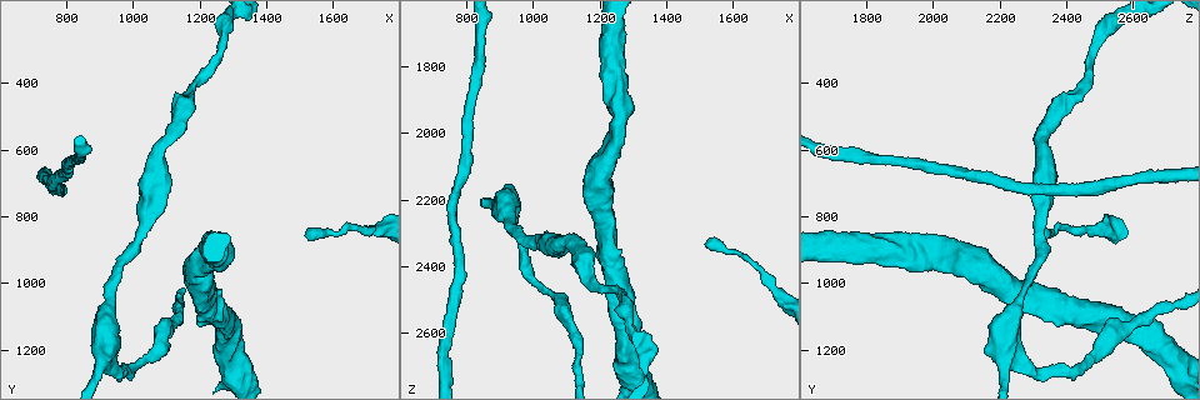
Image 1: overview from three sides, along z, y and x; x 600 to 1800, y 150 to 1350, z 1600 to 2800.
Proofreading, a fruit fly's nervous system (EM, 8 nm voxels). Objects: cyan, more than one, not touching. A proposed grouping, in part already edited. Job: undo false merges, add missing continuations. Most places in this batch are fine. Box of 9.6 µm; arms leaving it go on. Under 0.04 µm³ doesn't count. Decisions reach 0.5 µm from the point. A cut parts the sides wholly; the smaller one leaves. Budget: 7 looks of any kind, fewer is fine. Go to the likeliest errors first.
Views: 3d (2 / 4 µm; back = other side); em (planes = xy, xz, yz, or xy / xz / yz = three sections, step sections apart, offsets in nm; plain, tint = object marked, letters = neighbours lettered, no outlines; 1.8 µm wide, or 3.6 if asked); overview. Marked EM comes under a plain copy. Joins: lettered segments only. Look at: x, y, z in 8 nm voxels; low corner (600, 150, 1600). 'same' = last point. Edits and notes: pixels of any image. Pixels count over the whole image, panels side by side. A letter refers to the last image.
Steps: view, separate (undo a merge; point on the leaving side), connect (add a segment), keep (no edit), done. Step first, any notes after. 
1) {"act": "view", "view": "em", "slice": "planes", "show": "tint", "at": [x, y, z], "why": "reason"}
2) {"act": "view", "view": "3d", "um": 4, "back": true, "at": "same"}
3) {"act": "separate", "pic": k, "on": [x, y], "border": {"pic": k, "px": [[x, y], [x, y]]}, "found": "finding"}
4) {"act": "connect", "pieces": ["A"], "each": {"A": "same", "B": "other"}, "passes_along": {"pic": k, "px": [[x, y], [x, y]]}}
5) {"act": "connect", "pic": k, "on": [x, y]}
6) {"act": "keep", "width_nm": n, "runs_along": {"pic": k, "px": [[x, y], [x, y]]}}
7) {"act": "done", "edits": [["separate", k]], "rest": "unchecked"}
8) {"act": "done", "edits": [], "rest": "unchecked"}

{"act": "view", "view": "3d", "um": 2, "back": true, "at": [1510, 850, 2330]}

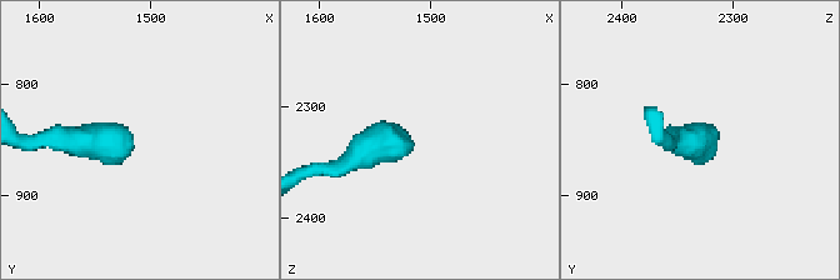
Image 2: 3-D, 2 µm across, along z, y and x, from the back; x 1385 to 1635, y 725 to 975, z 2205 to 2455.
{"act": "view", "view": "em", "slice": "yz", "step": 16, "show": "letters", "at": [1514, 856, 2334]}

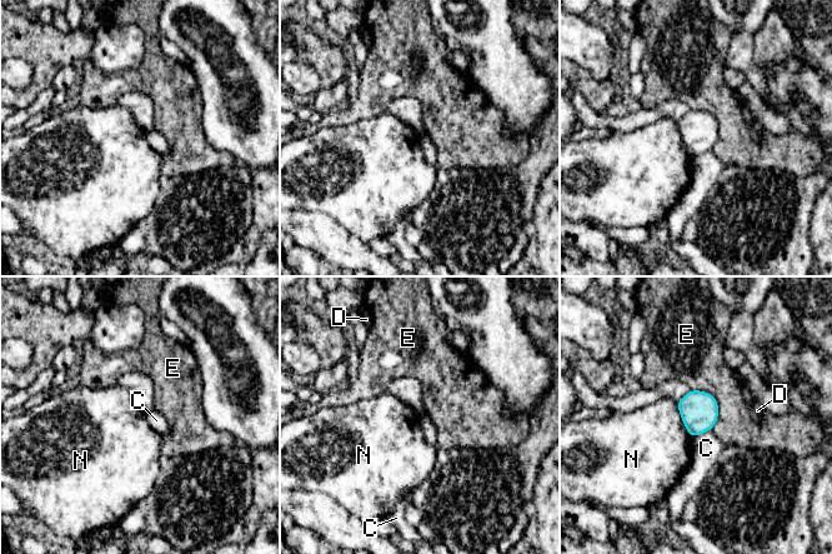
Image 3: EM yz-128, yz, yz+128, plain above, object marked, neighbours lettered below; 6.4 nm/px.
{"act": "view", "view": "em", "slice": "planes", "show": "letters", "at": "same", "why": "cut it another way"}

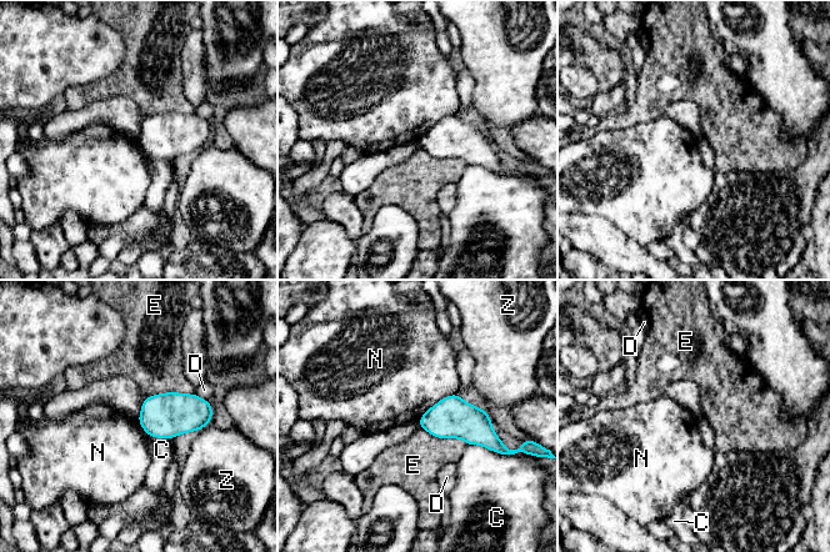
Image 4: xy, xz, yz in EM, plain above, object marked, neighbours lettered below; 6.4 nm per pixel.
{"act": "keep", "each": {"C": "other", "D": "other", "E": "other", "N": "other", "Z": "other"}, "border": {"pic": 4, "px": [[455, 392], [436, 401], [418, 420]]}, "found": "none of them fits"}

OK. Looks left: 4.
{"act": "view", "view": "em", "slice": "xy", "step": 8, "show": "tint", "at": [1720, 840, 2460], "why": "sudden change in width"}

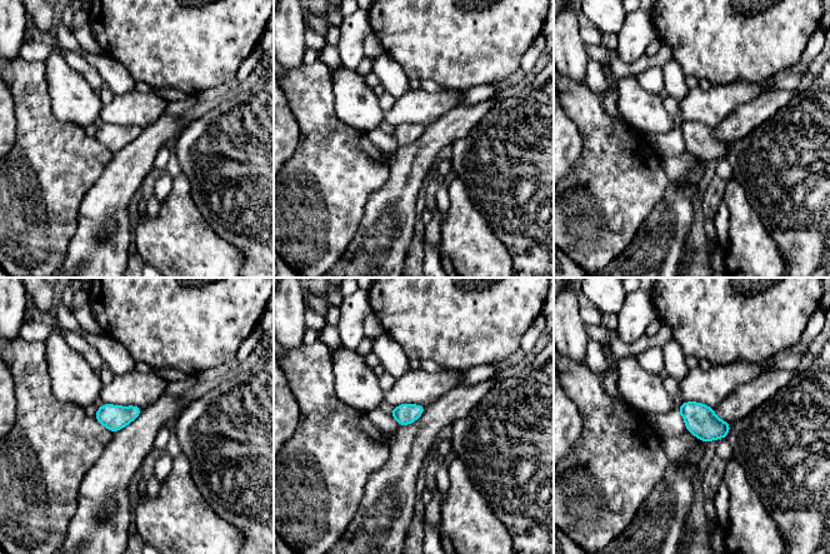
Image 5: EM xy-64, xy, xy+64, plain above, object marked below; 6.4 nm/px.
{"act": "view", "view": "em", "slice": "yz", "step": 16, "show": "letters", "at": "same", "why": "cut it another way"}

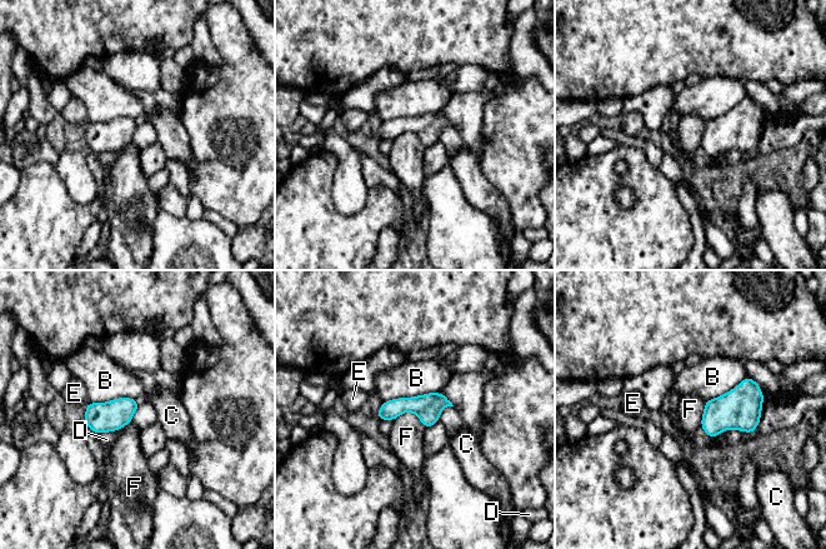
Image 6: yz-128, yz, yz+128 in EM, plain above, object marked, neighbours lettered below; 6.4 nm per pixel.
{"act": "keep", "longest_contact_nm": ["B", 380], "each": {"B": "other", "C": "other", "D": "other", "E": "other", "F": "other"}, "found": "continuous, no second cell"}

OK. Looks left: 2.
{"act": "view", "view": "3d", "um": 4, "at": [1040, 770, 2340], "why": "sudden change in width"}

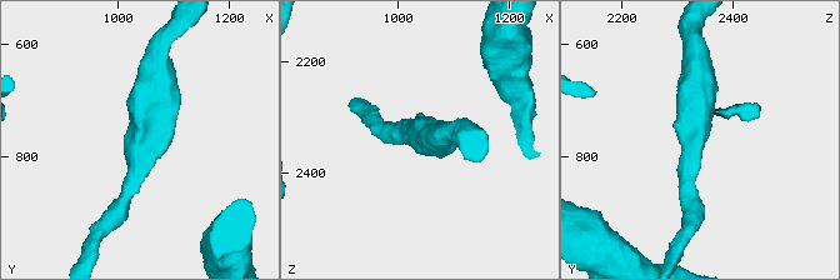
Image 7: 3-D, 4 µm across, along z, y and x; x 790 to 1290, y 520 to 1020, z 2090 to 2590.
{"act": "view", "view": "em", "slice": "planes", "show": "letters", "at": [1035, 780, 2330], "arm_widths_nm": [220, 500]}

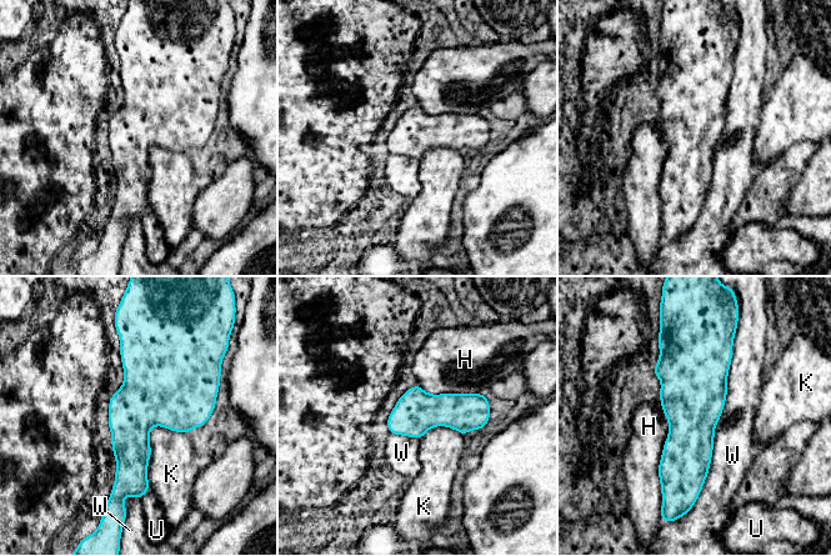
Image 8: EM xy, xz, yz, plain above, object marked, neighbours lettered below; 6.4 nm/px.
{"act": "keep", "width_nm": 280, "each": {"H": "other", "K": "other", "U": "other", "W": "other"}, "found": "continuous, no second cell"}

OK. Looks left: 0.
{"act": "done", "edits": [], "rest": "unchecked"}

